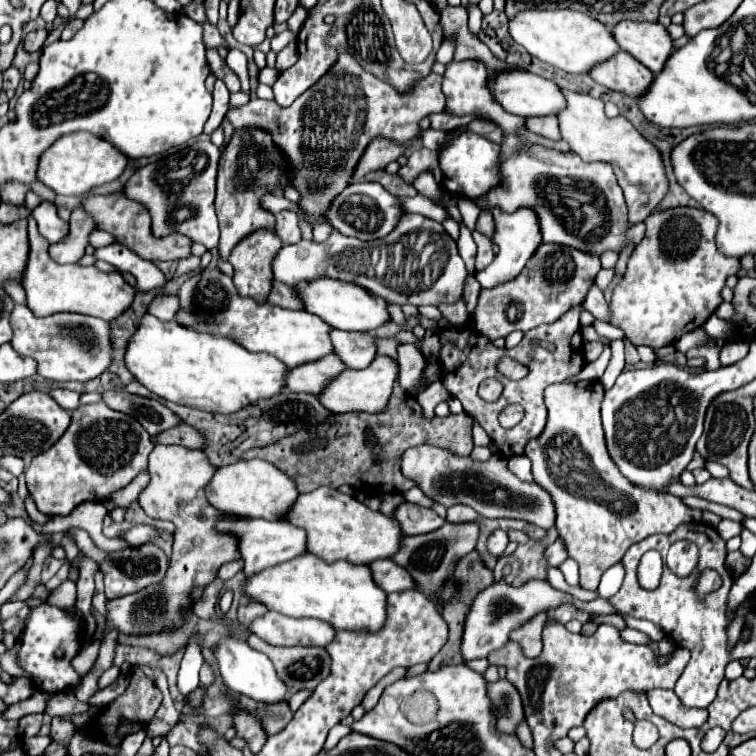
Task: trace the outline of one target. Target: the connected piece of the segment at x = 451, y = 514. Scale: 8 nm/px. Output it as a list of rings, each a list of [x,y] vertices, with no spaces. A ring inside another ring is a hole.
[[[456,504],[454,508],[448,508],[448,514],[446,514],[446,520],[448,522],[454,522],[454,524],[460,524],[460,522],[474,522],[478,520],[480,516],[472,510],[472,508],[466,508],[466,506],[460,506]]]

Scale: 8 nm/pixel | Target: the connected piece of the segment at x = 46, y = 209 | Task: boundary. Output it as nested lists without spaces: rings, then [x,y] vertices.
[[[42,202],[38,208],[32,210],[32,216],[34,216],[36,222],[38,222],[38,232],[40,232],[40,236],[44,236],[50,244],[56,244],[56,242],[60,242],[62,238],[66,238],[66,234],[68,234],[68,222],[62,220],[62,218],[56,214],[56,206],[54,206],[54,204]]]

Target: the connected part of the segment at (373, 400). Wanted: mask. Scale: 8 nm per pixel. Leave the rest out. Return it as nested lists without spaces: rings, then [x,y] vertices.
[[[376,356],[368,368],[364,370],[344,370],[336,378],[332,378],[320,394],[316,394],[318,402],[334,412],[378,412],[380,408],[386,408],[386,400],[390,398],[392,384],[398,378],[398,364],[390,360],[388,356]]]

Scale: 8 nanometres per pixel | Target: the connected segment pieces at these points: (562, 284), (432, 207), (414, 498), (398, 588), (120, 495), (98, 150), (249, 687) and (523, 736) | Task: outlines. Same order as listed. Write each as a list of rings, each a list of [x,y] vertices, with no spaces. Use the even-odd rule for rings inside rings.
[[[540,244],[534,256],[528,260],[524,270],[514,278],[496,288],[482,290],[478,308],[472,316],[472,326],[486,334],[490,340],[506,338],[514,330],[532,330],[540,324],[558,320],[564,312],[582,304],[588,288],[600,270],[600,258],[562,244]]]
[[[414,196],[414,198],[400,198],[402,204],[406,204],[406,212],[418,212],[426,218],[432,218],[436,222],[442,222],[446,218],[446,212],[440,210],[440,206],[436,206],[434,202],[426,200],[424,196]]]
[[[410,488],[408,492],[402,492],[402,498],[406,502],[414,502],[414,504],[420,504],[420,506],[426,506],[426,508],[432,508],[432,500],[426,500],[426,496],[422,496],[422,492],[418,492],[418,488]]]
[[[374,560],[368,564],[374,582],[386,592],[404,592],[404,590],[414,590],[414,582],[410,580],[410,574],[402,570],[396,562],[392,560]]]
[[[140,474],[132,484],[128,484],[126,488],[122,488],[122,490],[118,490],[118,492],[112,492],[102,504],[106,506],[106,510],[108,512],[112,512],[114,508],[118,508],[118,506],[126,506],[126,504],[130,504],[130,502],[134,502],[138,496],[140,496],[140,492],[142,492],[142,488],[148,484],[148,474]]]
[[[70,132],[60,136],[50,148],[46,148],[38,160],[38,180],[52,188],[56,194],[64,196],[80,196],[94,186],[102,186],[106,182],[116,180],[128,164],[128,158],[118,152],[106,140],[90,132]]]
[[[236,638],[220,640],[214,648],[214,656],[216,656],[218,672],[224,680],[224,684],[232,692],[238,692],[238,694],[244,694],[248,698],[262,700],[268,704],[274,704],[274,700],[288,700],[288,688],[278,680],[274,666],[266,658],[266,654],[252,650],[244,640],[236,640]]]
[[[526,720],[522,721],[522,724],[518,726],[518,738],[520,738],[520,742],[526,746],[526,748],[533,749],[533,737],[532,732],[526,722]]]

